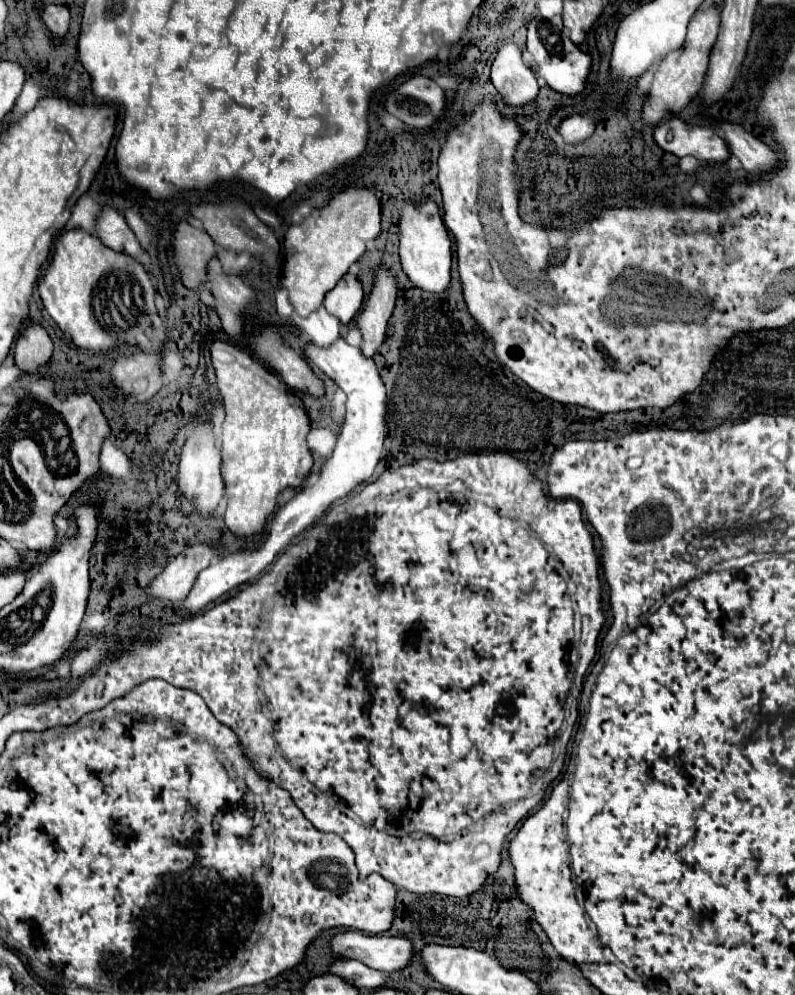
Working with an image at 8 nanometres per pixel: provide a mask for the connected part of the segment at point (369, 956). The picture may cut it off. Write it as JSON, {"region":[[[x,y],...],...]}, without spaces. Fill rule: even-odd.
{"region":[[[343,932],[331,940],[337,954],[359,960],[379,972],[397,972],[411,964],[415,950],[411,940],[393,936],[369,936],[361,932]]]}

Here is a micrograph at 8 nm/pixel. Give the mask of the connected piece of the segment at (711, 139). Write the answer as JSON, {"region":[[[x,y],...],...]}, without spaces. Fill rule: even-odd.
{"region":[[[671,118],[667,122],[661,122],[653,128],[653,138],[657,142],[659,148],[663,148],[665,152],[671,152],[675,156],[695,156],[697,160],[705,160],[705,162],[723,162],[729,158],[729,150],[725,140],[709,126],[689,126],[685,120],[679,118]],[[673,130],[673,140],[667,140],[667,132]]]}

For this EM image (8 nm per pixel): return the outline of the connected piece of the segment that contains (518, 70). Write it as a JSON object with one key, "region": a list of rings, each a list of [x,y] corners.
{"region":[[[503,44],[491,64],[491,82],[499,96],[511,106],[523,106],[535,100],[539,92],[537,76],[523,64],[517,44]]]}

